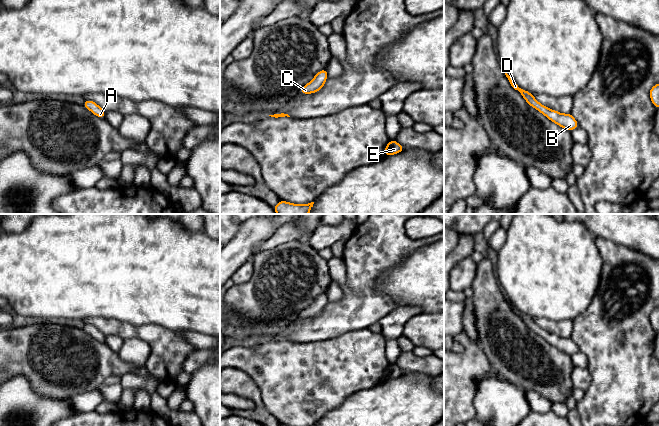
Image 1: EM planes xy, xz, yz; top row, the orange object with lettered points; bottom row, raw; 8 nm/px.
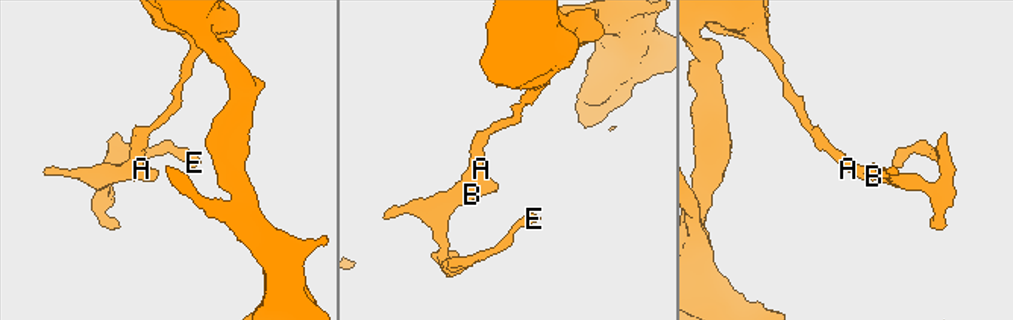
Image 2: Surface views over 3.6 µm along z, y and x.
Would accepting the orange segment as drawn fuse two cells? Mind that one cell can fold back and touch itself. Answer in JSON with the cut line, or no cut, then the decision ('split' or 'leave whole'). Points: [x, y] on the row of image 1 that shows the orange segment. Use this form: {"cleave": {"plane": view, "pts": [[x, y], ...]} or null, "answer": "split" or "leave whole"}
{"cleave": null, "answer": "leave whole"}

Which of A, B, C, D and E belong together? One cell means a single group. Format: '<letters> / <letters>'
A B C D E

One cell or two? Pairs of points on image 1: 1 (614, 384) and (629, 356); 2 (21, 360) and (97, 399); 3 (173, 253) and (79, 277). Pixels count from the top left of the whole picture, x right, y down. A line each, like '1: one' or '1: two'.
1: one
2: two
3: one

